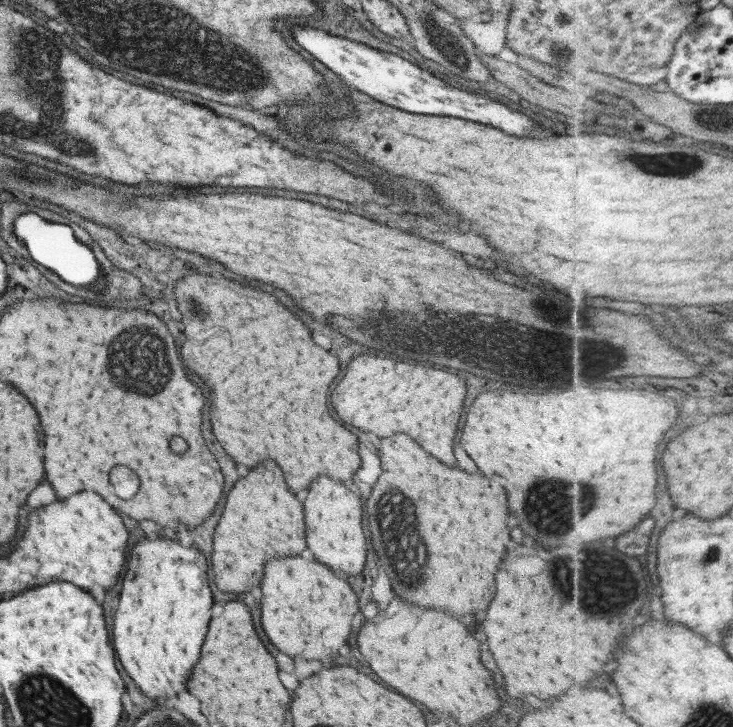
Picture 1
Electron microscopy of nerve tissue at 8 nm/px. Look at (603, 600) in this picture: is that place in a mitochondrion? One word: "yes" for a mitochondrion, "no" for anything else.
yes

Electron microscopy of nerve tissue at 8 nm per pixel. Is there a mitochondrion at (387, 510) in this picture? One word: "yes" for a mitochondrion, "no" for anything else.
yes

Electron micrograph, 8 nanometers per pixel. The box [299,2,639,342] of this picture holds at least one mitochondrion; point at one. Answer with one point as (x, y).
(439, 34)

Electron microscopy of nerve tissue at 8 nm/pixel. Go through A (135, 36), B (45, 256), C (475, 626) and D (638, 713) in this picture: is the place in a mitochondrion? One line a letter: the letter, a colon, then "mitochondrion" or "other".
A: mitochondrion
B: other
C: other
D: other

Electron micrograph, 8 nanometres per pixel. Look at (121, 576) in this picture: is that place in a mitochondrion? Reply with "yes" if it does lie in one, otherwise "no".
no

